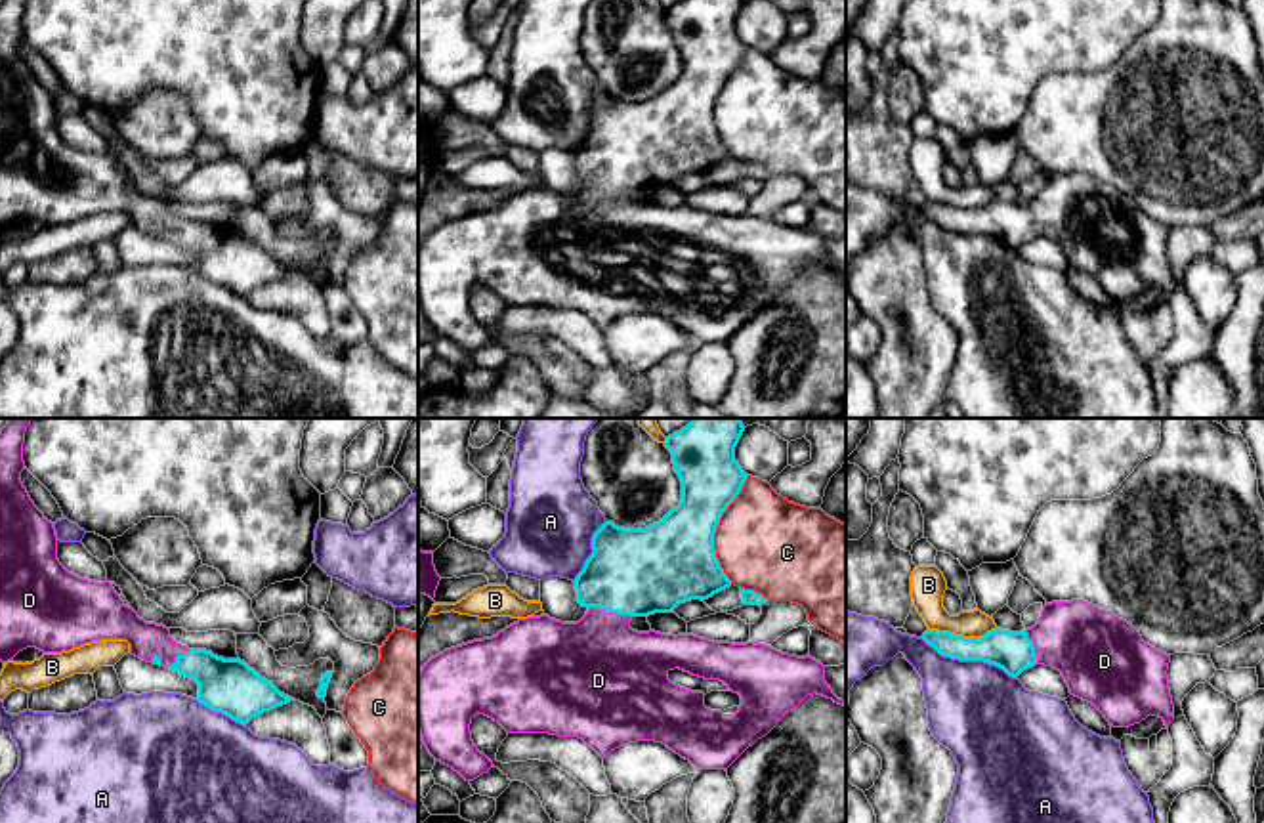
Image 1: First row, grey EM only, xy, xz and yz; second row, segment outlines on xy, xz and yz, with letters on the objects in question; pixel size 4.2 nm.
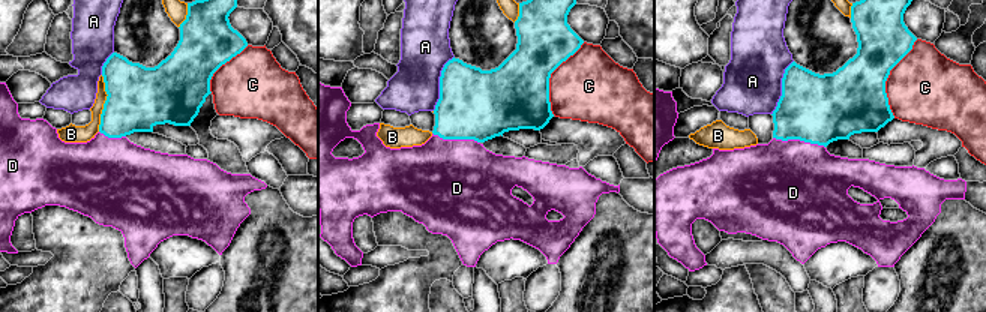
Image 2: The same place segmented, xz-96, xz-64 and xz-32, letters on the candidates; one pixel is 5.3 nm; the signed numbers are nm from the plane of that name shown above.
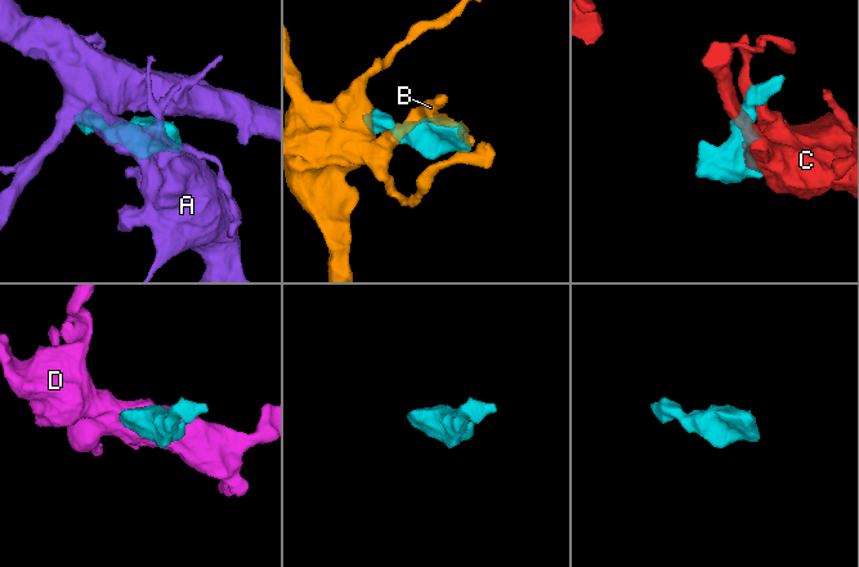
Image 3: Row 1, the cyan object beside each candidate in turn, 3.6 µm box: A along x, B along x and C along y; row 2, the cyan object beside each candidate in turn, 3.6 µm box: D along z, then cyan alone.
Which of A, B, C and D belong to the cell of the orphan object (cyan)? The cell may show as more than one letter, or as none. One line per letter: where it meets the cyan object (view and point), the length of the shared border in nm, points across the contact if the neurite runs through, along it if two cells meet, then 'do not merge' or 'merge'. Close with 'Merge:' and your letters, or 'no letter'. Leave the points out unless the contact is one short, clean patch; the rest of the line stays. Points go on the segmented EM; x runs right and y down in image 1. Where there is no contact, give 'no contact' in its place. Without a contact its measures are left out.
A: contact yz (969, 659); length 440 nm; do not merge
B: contact yz (961, 636); length 280 nm; do not merge
C: contact xz (715, 529); length 460 nm; do not merge
D: contact xz (610, 611); length 190 nm; way xz (632, 571), (613, 590), (610, 611), (598, 652), (598, 669); merge
Merge: D

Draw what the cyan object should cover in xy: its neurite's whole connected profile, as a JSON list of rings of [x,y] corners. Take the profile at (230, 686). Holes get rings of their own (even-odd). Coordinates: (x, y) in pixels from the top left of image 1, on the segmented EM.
[[[10,418],[0,430],[0,661],[11,661],[19,651],[36,647],[44,653],[61,653],[99,640],[126,640],[130,653],[199,684],[197,701],[214,712],[221,712],[231,720],[246,726],[252,718],[296,701],[281,693],[271,682],[262,678],[241,659],[223,659],[206,649],[189,649],[170,636],[170,628],[145,623],[128,607],[115,592],[109,580],[95,582],[69,573],[57,559],[57,537],[53,523],[34,506],[21,483],[25,432],[32,418]]]

